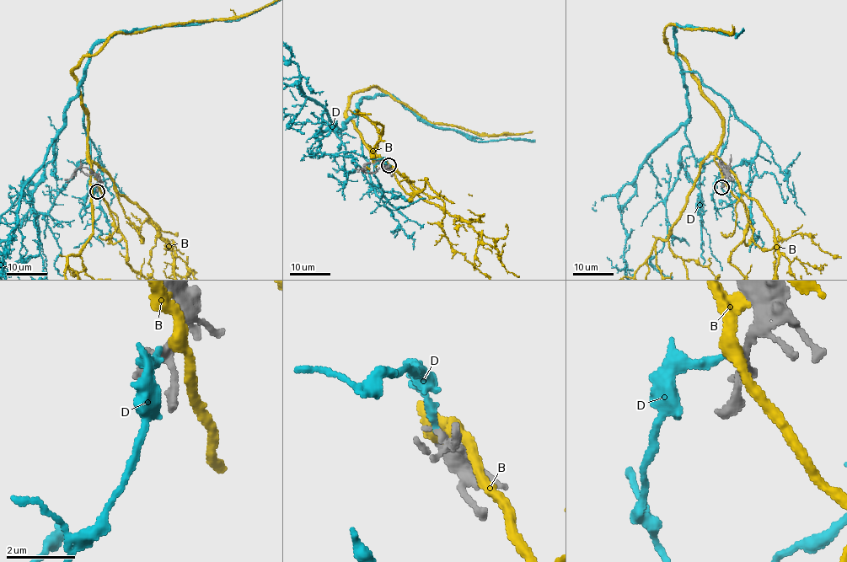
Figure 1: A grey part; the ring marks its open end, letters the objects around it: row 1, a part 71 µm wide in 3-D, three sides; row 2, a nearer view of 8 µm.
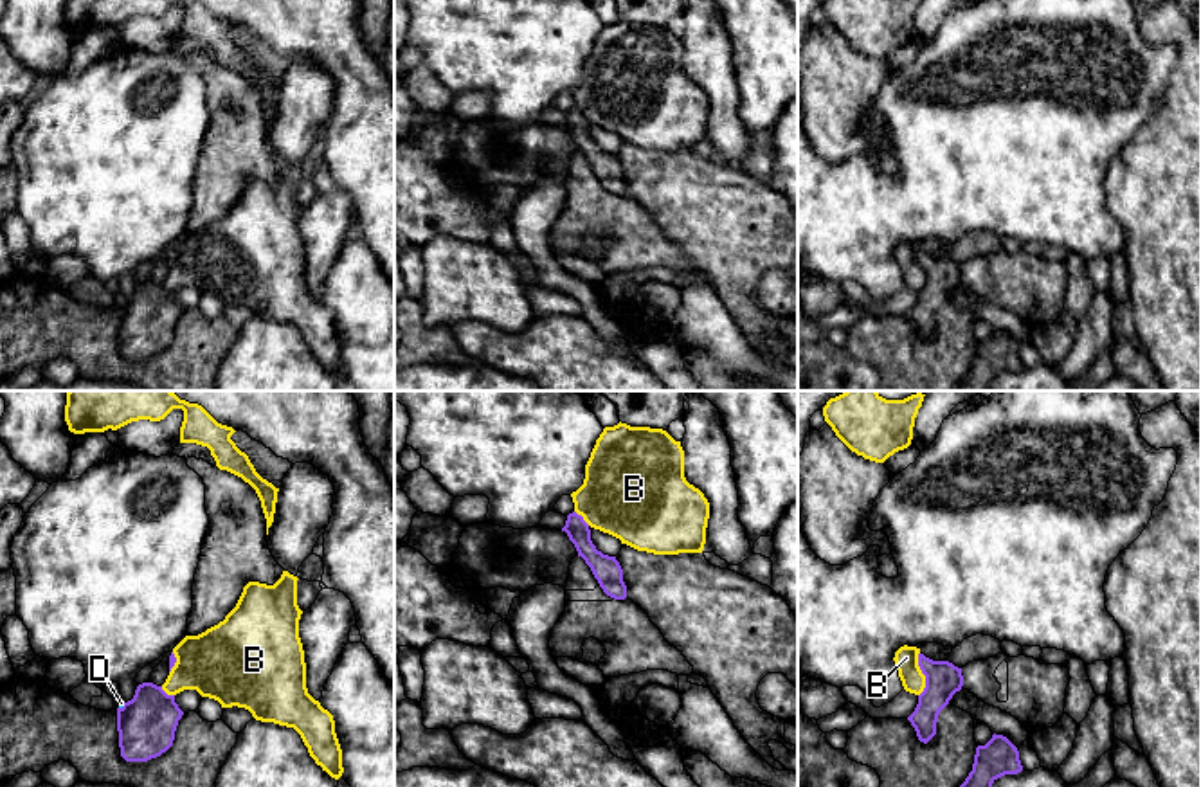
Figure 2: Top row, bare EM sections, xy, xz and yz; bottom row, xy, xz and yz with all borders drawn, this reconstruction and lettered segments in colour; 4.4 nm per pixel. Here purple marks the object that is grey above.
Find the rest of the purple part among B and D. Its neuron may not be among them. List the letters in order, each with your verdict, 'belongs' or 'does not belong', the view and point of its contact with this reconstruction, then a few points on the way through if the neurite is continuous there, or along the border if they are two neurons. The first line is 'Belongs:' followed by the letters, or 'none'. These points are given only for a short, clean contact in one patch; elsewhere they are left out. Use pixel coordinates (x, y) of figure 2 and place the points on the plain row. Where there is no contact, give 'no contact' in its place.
Belongs: none
B: does not belong; meets purple in yz at (922, 269)
D: does not belong; meets purple in xy at (123, 303)

